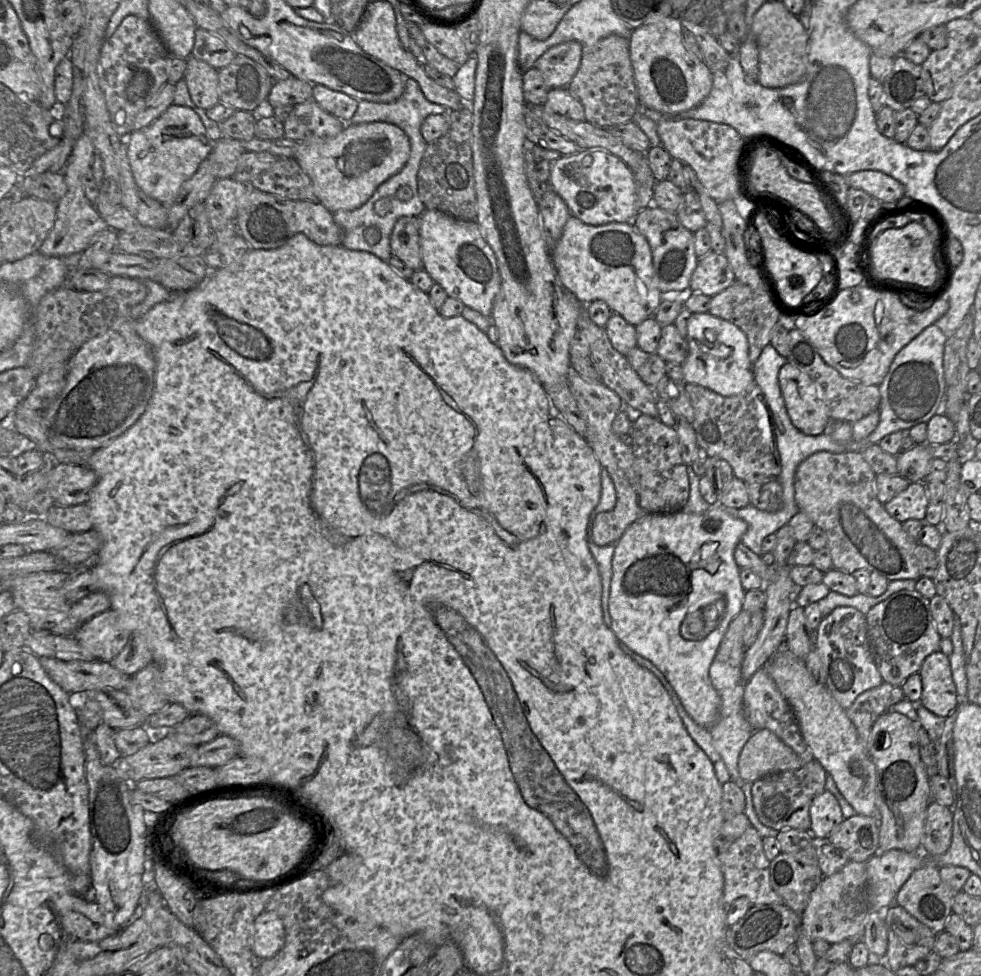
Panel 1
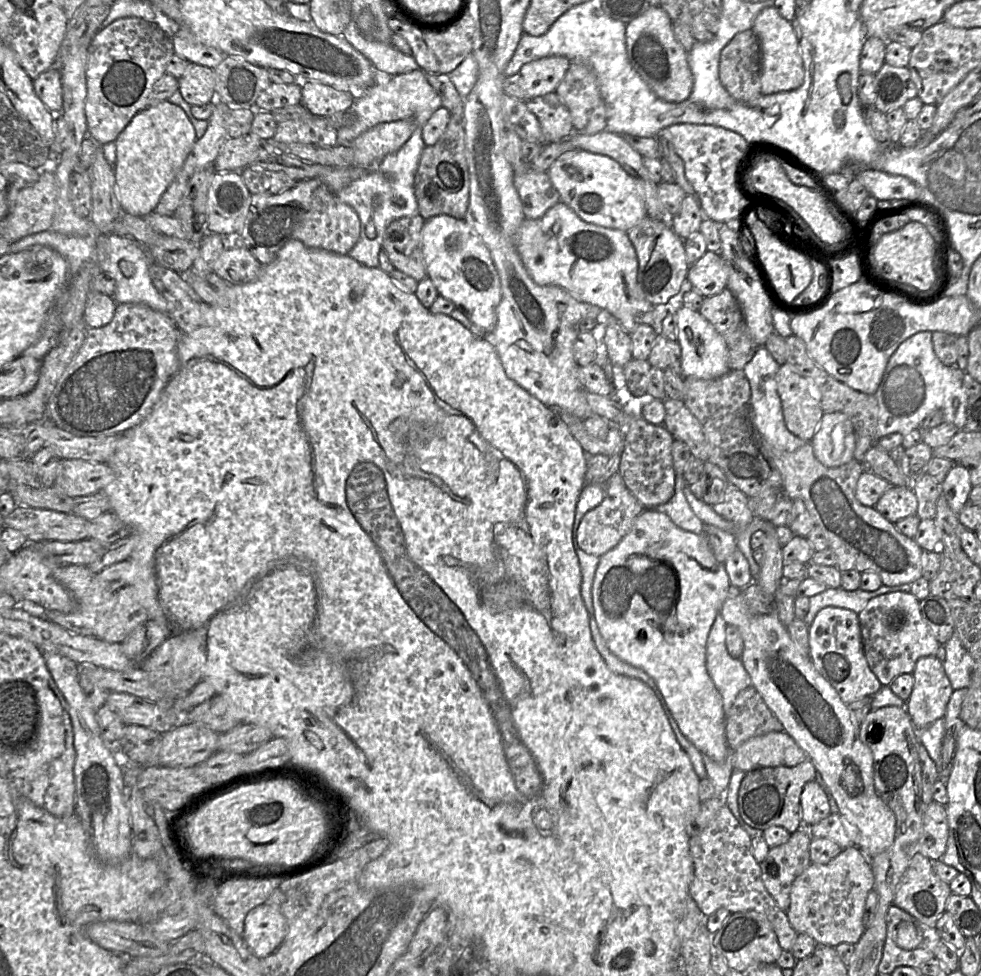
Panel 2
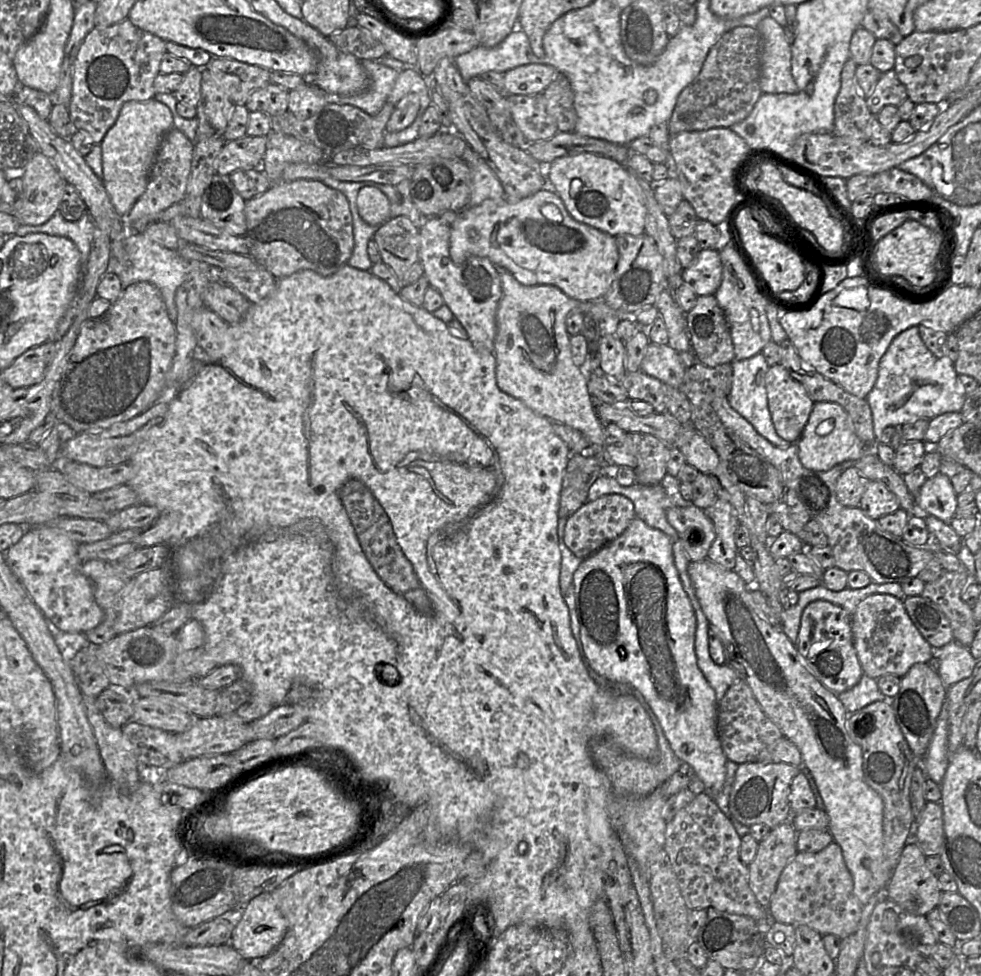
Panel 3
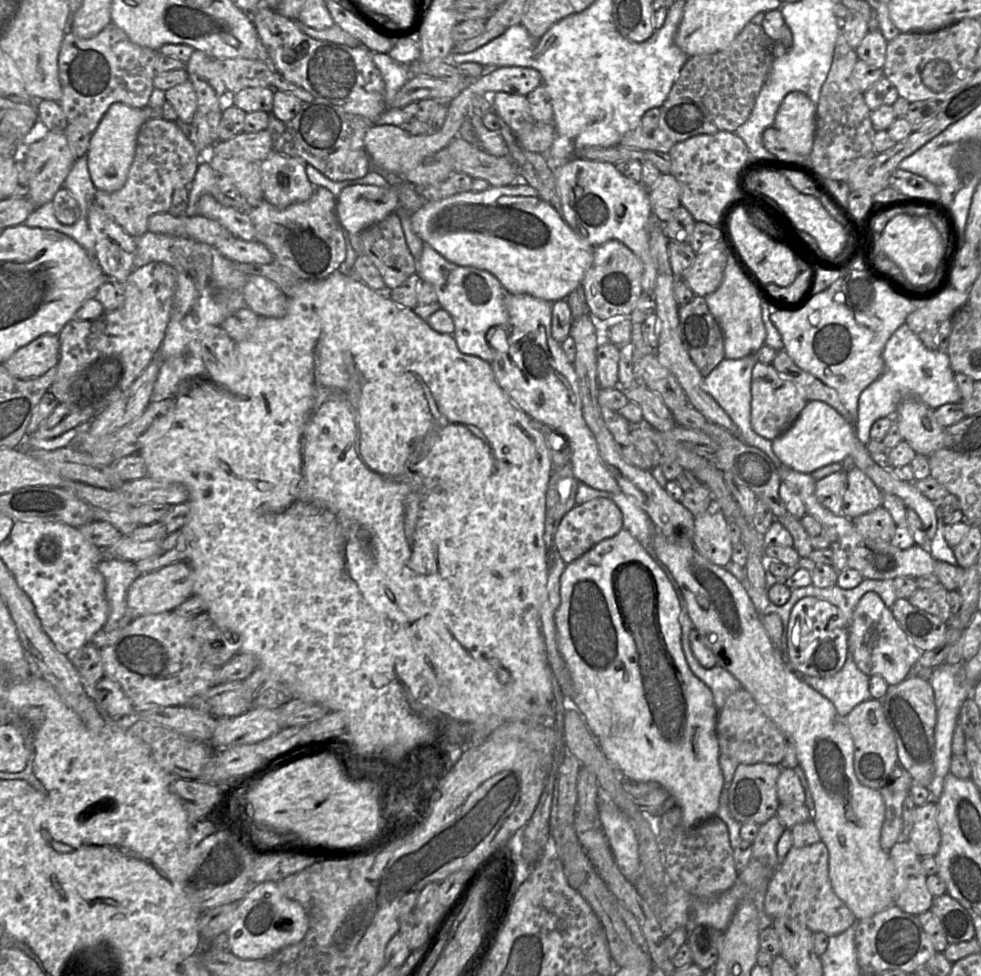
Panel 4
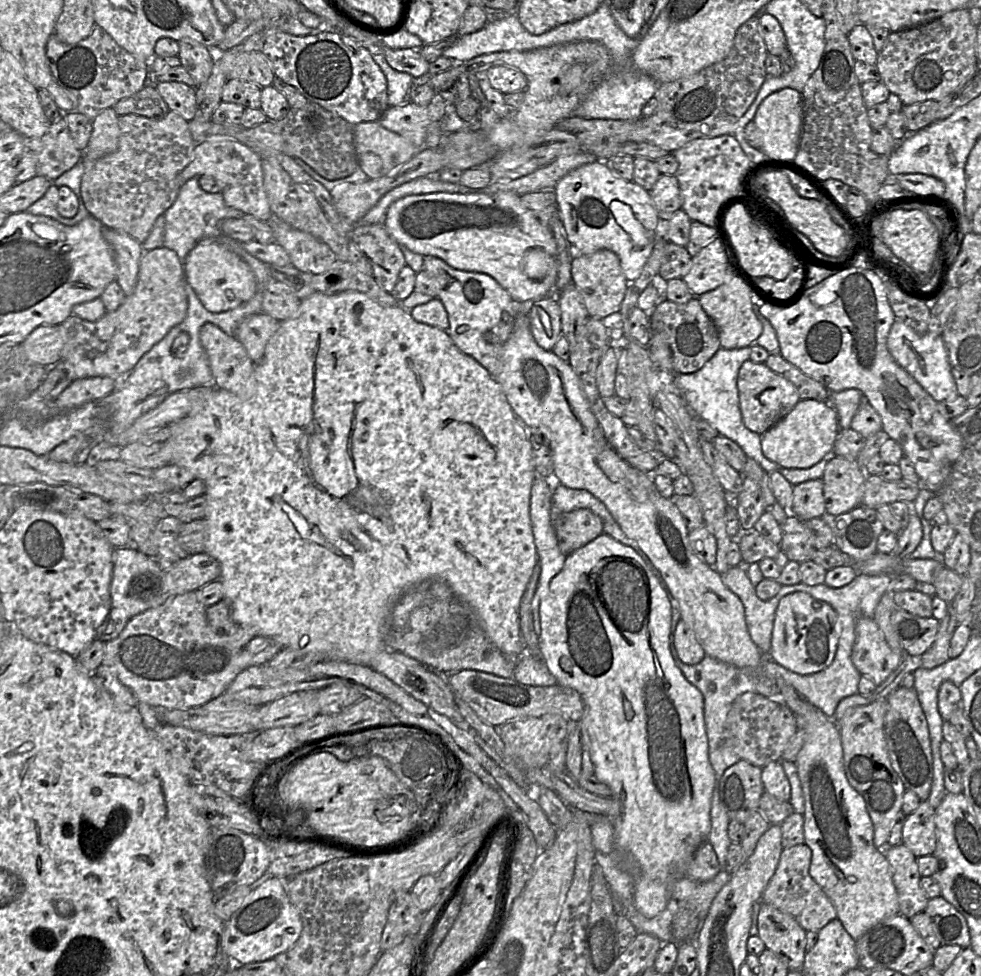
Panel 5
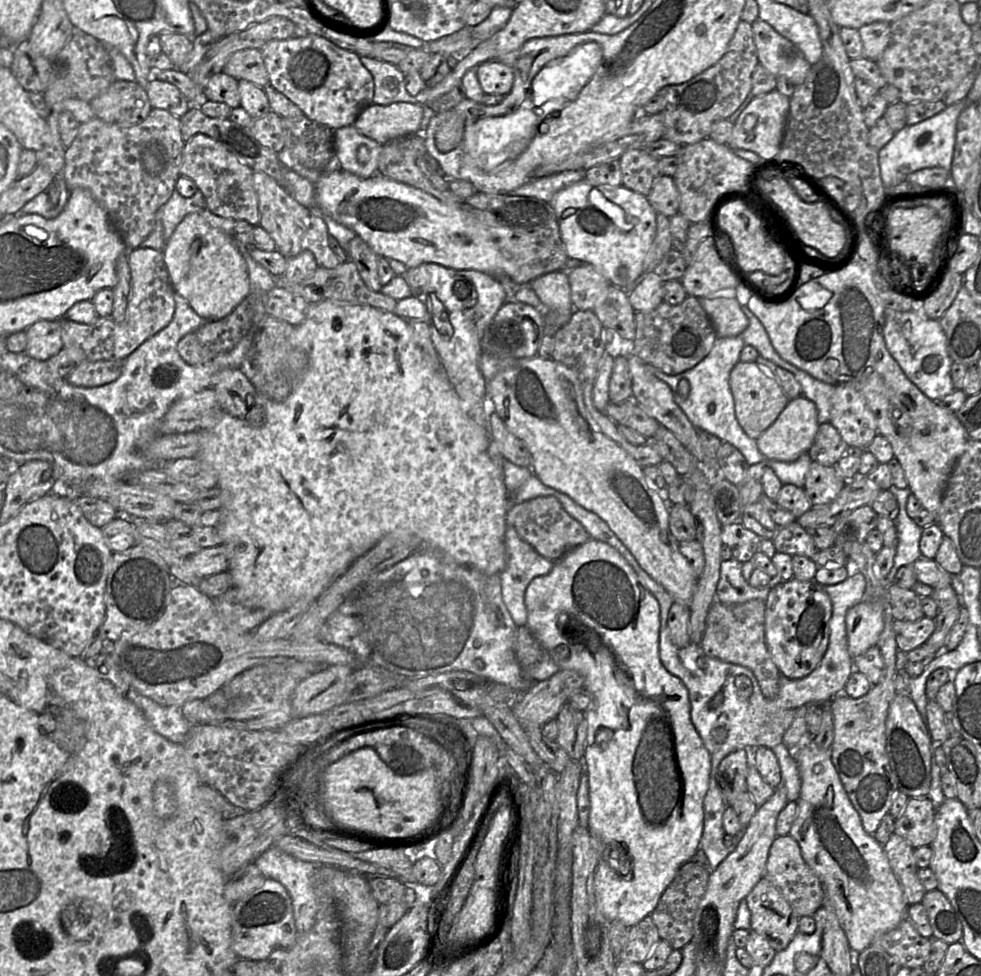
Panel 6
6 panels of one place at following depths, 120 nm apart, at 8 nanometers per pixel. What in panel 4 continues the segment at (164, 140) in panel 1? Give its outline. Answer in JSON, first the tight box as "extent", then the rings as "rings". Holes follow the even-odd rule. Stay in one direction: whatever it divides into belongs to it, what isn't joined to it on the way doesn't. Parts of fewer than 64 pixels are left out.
{"extent":[86,102,154,192],"rings":[[[115,102],[109,107],[92,133],[86,153],[89,174],[97,190],[115,192],[124,186],[134,160],[139,130],[153,117],[154,110],[149,106],[135,108],[122,102]]]}

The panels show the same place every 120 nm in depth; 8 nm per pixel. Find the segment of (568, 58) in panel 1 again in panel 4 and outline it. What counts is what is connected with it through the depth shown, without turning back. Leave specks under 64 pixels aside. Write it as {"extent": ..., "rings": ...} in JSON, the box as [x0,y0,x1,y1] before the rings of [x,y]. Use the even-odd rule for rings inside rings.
{"extent":[469,66,542,96],"rings":[[[519,66],[485,69],[482,76],[469,86],[475,95],[491,96],[496,92],[527,96],[542,84],[539,71]]]}

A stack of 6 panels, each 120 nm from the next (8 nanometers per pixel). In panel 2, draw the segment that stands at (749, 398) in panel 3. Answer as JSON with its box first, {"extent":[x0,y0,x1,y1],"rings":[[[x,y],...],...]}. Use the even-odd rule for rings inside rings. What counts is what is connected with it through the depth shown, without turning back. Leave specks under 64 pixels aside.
{"extent":[743,346,809,452],"rings":[[[759,346],[753,358],[745,365],[743,372],[751,389],[750,420],[755,431],[770,445],[787,452],[793,452],[809,442],[793,435],[785,425],[781,400],[775,381],[775,375],[780,366],[764,346]]]}

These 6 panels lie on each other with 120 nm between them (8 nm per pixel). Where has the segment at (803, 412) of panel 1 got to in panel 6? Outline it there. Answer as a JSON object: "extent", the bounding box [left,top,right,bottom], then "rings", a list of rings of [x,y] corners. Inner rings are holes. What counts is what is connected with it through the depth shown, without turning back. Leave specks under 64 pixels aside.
{"extent":[729,361,790,440],"rings":[[[739,361],[730,373],[729,383],[734,398],[736,418],[744,432],[750,438],[757,440],[775,422],[790,399],[777,379],[756,362]]]}

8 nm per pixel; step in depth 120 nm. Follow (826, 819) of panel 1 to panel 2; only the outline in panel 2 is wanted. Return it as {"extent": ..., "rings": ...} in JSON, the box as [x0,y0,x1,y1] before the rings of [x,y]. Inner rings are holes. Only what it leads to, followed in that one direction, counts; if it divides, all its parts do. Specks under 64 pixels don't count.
{"extent":[800,781,832,828],"rings":[[[816,781],[805,784],[800,797],[803,827],[808,828],[828,817],[832,812],[827,794]]]}

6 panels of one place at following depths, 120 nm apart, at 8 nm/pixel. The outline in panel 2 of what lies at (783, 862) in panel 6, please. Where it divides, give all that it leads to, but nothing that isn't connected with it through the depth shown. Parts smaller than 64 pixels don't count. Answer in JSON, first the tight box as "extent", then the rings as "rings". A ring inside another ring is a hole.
{"extent":[786,847,873,948],"rings":[[[857,847],[842,849],[827,864],[811,863],[794,881],[786,914],[798,933],[812,937],[817,943],[834,948],[841,943],[856,944],[865,930],[865,904],[873,889],[873,870],[863,853]]]}

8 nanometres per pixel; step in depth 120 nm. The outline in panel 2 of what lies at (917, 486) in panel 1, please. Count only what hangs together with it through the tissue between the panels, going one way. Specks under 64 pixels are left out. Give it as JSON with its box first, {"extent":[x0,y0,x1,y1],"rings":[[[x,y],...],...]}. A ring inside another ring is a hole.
{"extent":[874,486,918,523],"rings":[[[891,486],[874,507],[887,520],[896,523],[917,515],[918,500],[911,486]]]}

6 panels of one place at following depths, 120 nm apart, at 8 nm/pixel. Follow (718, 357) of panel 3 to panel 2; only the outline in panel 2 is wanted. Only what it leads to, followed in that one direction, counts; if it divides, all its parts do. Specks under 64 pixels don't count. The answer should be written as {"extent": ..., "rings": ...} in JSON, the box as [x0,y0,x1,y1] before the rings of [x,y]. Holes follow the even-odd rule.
{"extent":[698,288,759,370],"rings":[[[725,288],[720,293],[704,297],[698,312],[723,337],[728,349],[731,370],[742,370],[759,347],[750,336],[739,303]]]}

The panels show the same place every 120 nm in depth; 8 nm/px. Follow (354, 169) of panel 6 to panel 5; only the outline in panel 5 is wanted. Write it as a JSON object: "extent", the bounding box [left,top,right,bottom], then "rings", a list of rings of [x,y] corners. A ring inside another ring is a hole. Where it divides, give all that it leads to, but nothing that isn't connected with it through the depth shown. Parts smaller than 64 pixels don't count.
{"extent":[354,121,421,180],"rings":[[[378,121],[362,122],[354,126],[354,146],[359,169],[371,180],[391,174],[398,166],[409,161],[421,149],[403,136],[384,128]]]}

